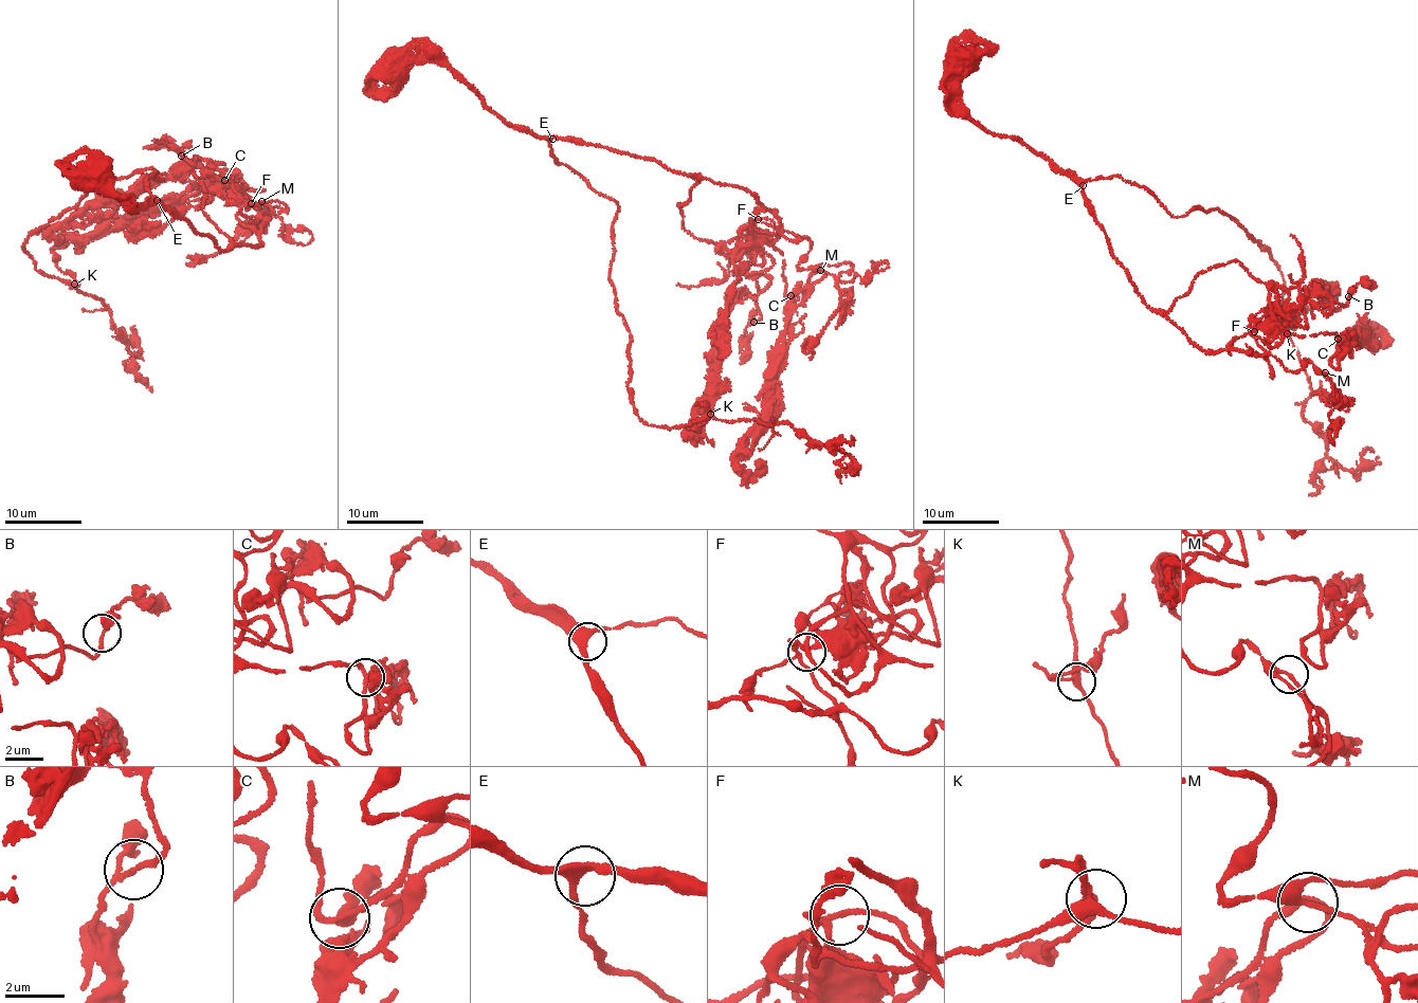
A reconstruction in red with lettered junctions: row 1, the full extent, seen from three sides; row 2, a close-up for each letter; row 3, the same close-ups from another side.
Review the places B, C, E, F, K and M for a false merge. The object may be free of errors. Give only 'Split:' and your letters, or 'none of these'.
Split: none of these

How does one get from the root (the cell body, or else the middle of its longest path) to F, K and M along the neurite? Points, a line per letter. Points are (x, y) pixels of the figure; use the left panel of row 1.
F: (94, 169), (92, 182), (128, 211), (156, 202), (222, 250), (260, 245), (259, 232), (237, 218), (251, 204)
K: (94, 169), (131, 212), (162, 180), (105, 180), (29, 237), (36, 268), (74, 284)
M: (94, 169), (128, 211), (156, 202), (222, 250), (260, 245), (273, 210), (248, 205), (261, 202)

